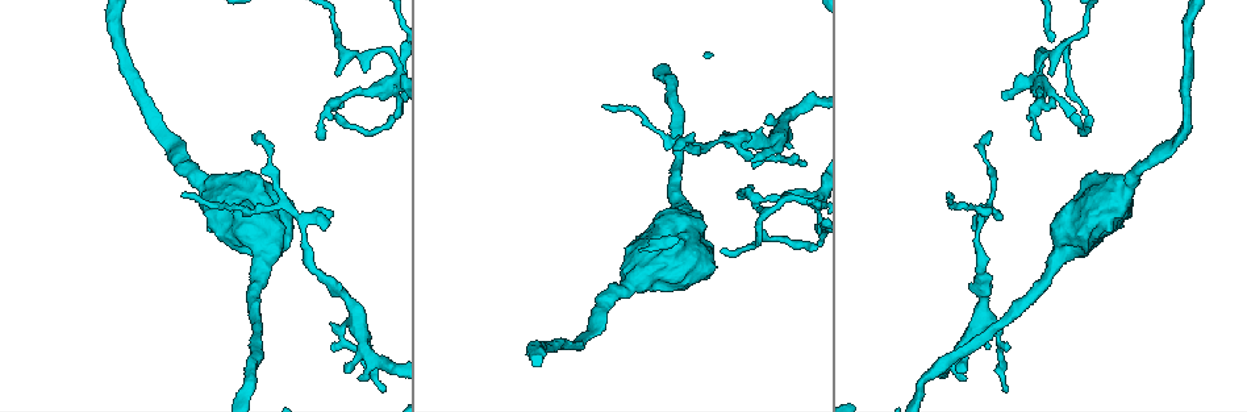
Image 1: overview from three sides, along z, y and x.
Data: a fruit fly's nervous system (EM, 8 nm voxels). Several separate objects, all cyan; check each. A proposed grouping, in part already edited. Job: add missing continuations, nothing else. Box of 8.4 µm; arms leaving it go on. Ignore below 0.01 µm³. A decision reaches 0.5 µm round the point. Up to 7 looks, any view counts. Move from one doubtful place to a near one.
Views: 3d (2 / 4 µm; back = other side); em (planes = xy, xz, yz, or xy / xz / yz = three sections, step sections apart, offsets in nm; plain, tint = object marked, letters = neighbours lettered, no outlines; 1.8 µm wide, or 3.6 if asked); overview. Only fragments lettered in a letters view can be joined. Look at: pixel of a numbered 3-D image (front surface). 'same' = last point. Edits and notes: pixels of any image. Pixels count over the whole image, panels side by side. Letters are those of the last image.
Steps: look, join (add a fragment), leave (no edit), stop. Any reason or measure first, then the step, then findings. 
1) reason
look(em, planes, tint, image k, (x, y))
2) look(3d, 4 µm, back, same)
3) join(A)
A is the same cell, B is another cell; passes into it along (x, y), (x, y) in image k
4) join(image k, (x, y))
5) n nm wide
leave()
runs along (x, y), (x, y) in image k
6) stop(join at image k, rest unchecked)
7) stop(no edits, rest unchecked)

branch stops here
look(3d, 4 µm, image 1, (239, 251))

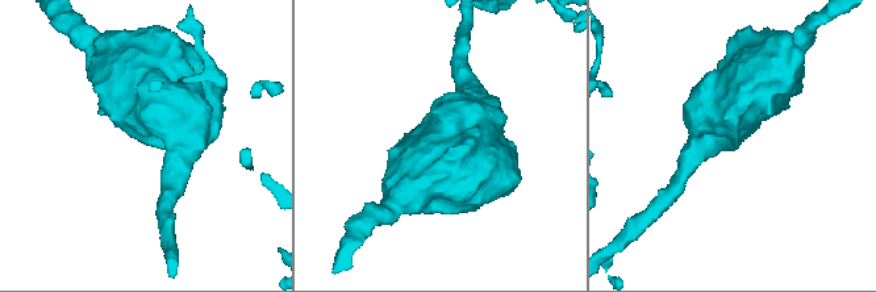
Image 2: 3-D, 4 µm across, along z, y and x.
look(em, 3.6 µm, xz, step 8, letters, image 2, (146, 142))

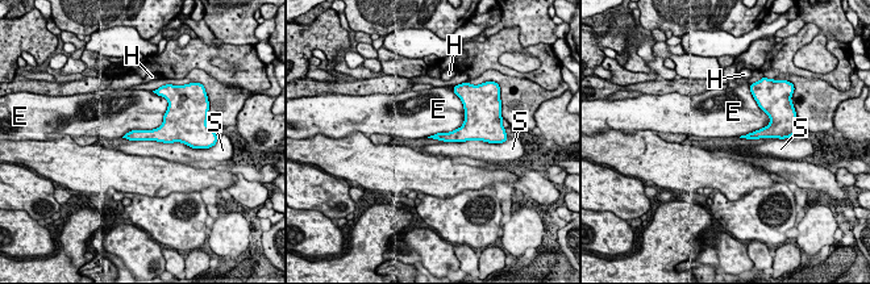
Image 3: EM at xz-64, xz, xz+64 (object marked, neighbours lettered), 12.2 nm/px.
E touches over 750 nm
leave()
E, H and S are other cells; border along (169, 103), (158, 126), (121, 137) in image 3; no lettered fragment goes on from it

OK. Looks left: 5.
free end
look(em, xz, step 8, tint, image 1, (321, 135))

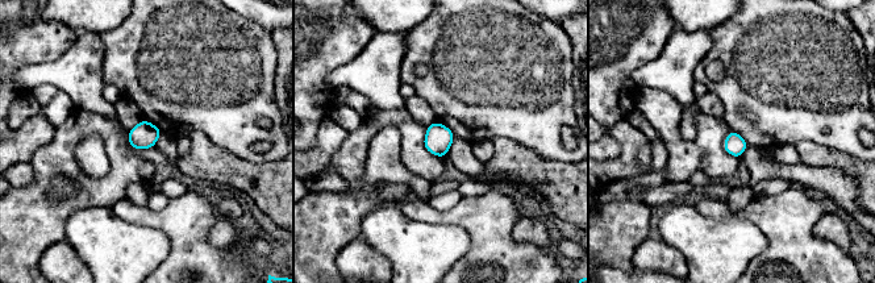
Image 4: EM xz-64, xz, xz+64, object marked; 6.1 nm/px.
look(em, planes, letters, same)

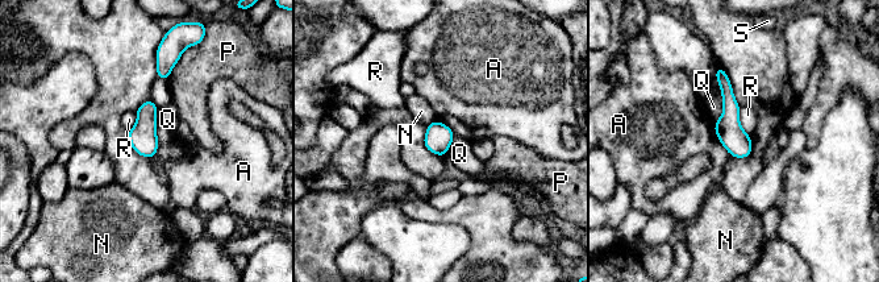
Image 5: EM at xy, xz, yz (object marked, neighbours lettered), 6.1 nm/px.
leave()
A, N, P, Q, R and S are other cells; no lettered fragment goes on from it

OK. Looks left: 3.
free end
look(em, 3.6 µm, planes, tint, image 1, (962, 373))

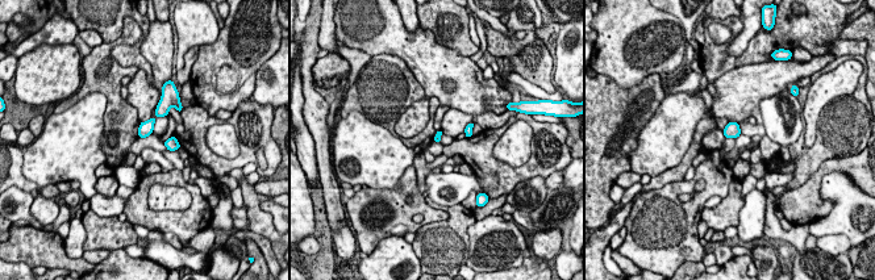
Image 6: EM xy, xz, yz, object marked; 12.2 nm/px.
look(em, 3.6 µm, planes, letters, same)

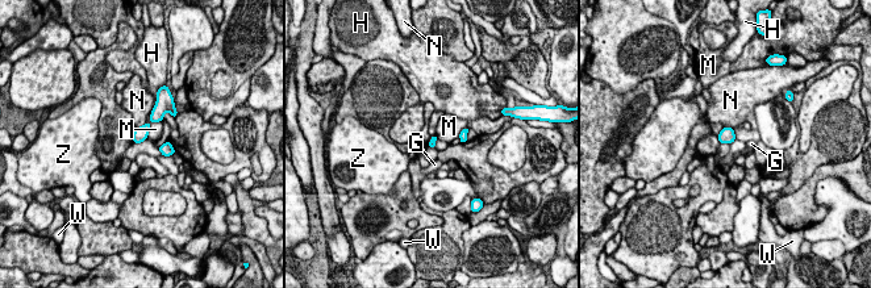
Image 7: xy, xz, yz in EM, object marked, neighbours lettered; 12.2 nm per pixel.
90 nm wide
leave()
G, H, M, N, W and Z are other cells; border along (428, 145), (434, 149) in image 7; none of them fits

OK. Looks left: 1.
stop(no edits, rest unchecked)

